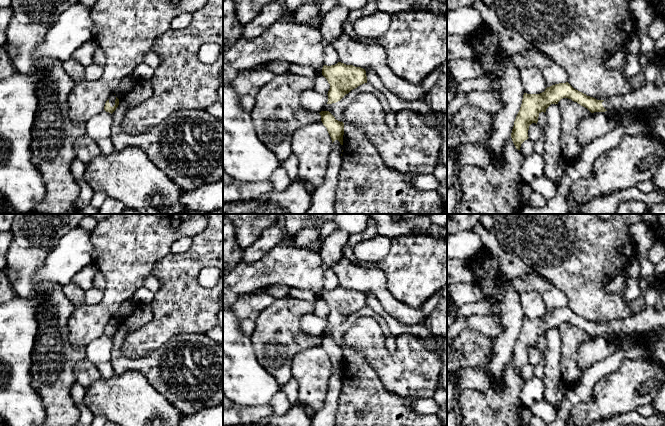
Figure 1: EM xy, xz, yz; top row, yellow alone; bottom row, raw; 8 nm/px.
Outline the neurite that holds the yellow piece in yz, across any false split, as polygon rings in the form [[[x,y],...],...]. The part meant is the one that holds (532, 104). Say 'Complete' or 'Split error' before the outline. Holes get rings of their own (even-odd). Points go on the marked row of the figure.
Complete. [[[568,82],[547,87],[545,91],[540,94],[524,93],[522,104],[514,121],[511,133],[511,138],[516,149],[520,150],[521,144],[529,138],[529,126],[532,123],[537,124],[539,114],[541,112],[545,113],[551,104],[558,104],[563,98],[577,102],[587,108],[591,113],[607,111],[602,105],[604,100],[597,100],[587,96],[574,89]]]

